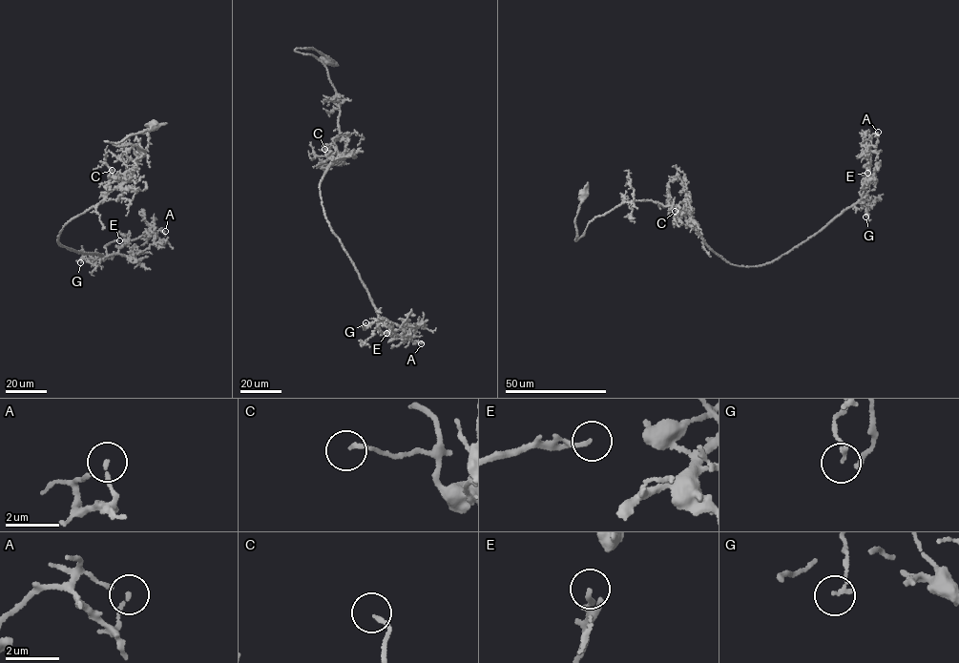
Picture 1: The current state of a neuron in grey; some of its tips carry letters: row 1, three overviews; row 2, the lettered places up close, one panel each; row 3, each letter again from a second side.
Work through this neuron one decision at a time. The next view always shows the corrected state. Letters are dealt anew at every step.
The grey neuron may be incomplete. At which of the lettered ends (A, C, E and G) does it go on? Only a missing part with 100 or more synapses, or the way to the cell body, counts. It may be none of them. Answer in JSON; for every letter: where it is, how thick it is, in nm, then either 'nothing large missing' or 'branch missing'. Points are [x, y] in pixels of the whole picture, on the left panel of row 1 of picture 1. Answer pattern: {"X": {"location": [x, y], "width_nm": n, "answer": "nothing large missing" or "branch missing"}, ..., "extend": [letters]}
{"A": {"location": [165, 231], "width_nm": 130, "answer": "nothing large missing"}, "C": {"location": [112, 170], "width_nm": 140, "answer": "nothing large missing"}, "E": {"location": [119, 240], "width_nm": 140, "answer": "branch missing"}, "G": {"location": [80, 262], "width_nm": 140, "answer": "nothing large missing"}, "extend": ["E"]}

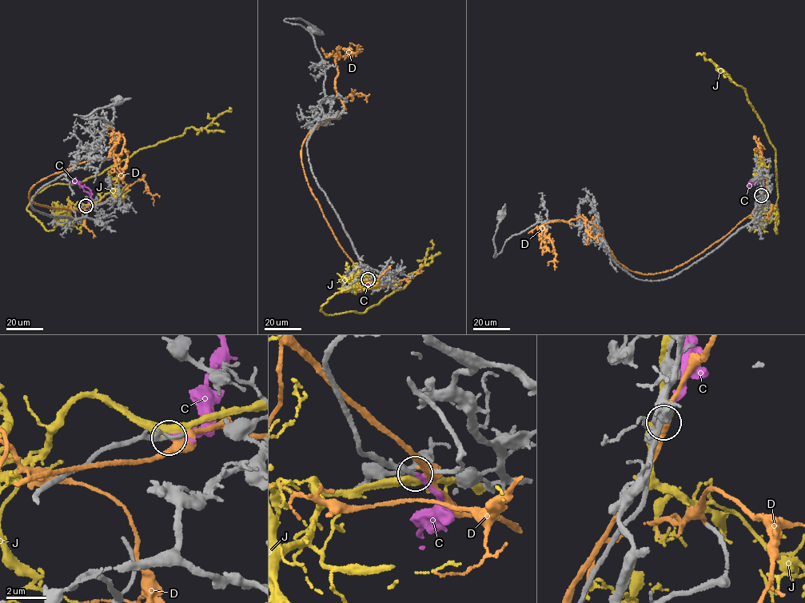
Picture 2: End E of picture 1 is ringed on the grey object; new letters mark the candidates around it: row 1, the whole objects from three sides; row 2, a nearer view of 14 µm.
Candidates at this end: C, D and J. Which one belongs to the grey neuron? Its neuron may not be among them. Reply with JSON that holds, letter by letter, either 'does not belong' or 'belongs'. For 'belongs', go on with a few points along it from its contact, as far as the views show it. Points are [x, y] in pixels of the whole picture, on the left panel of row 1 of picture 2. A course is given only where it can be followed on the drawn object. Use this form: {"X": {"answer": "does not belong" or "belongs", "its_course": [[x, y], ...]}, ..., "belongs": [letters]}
{"C": {"answer": "belongs", "its_course": [[85, 205], [89, 204], [90, 190], [75, 183]]}, "D": {"answer": "does not belong"}, "J": {"answer": "does not belong"}, "belongs": ["C"]}

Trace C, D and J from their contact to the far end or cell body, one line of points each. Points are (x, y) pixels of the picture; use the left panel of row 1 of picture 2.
C: (85, 205), (89, 204), (90, 190), (75, 183)
D: (86, 205), (52, 208), (29, 193), (53, 173), (104, 159), (118, 133), (126, 164), (120, 174), (112, 172)
J: (85, 205), (77, 202), (53, 230), (27, 210), (49, 185), (78, 183), (139, 149), (207, 126), (230, 108)

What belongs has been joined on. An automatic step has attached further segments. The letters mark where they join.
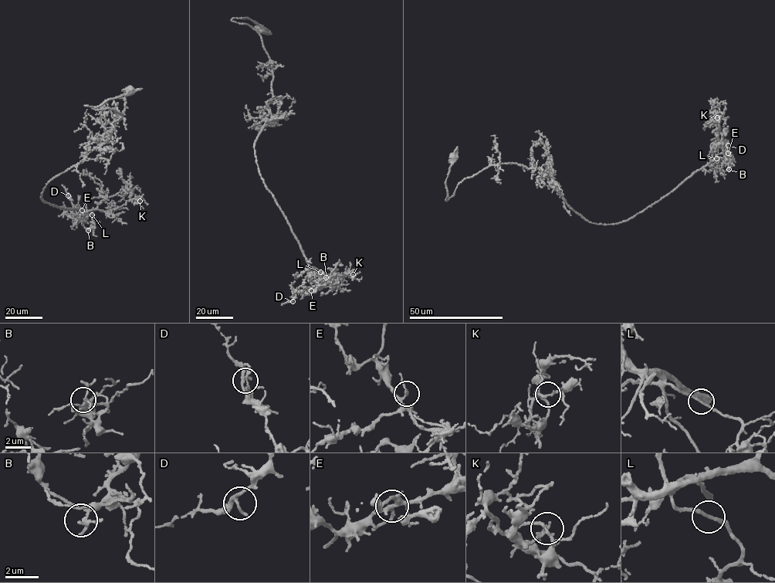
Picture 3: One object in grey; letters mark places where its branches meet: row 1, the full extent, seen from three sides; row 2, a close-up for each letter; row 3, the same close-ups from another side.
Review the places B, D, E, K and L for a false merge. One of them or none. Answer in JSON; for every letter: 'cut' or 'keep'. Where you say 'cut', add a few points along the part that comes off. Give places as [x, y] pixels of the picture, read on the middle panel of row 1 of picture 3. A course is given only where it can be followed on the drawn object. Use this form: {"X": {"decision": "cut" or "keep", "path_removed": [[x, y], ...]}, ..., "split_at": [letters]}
{"B": {"decision": "keep"}, "D": {"decision": "keep"}, "E": {"decision": "keep"}, "K": {"decision": "keep"}, "L": {"decision": "keep"}, "split_at": []}

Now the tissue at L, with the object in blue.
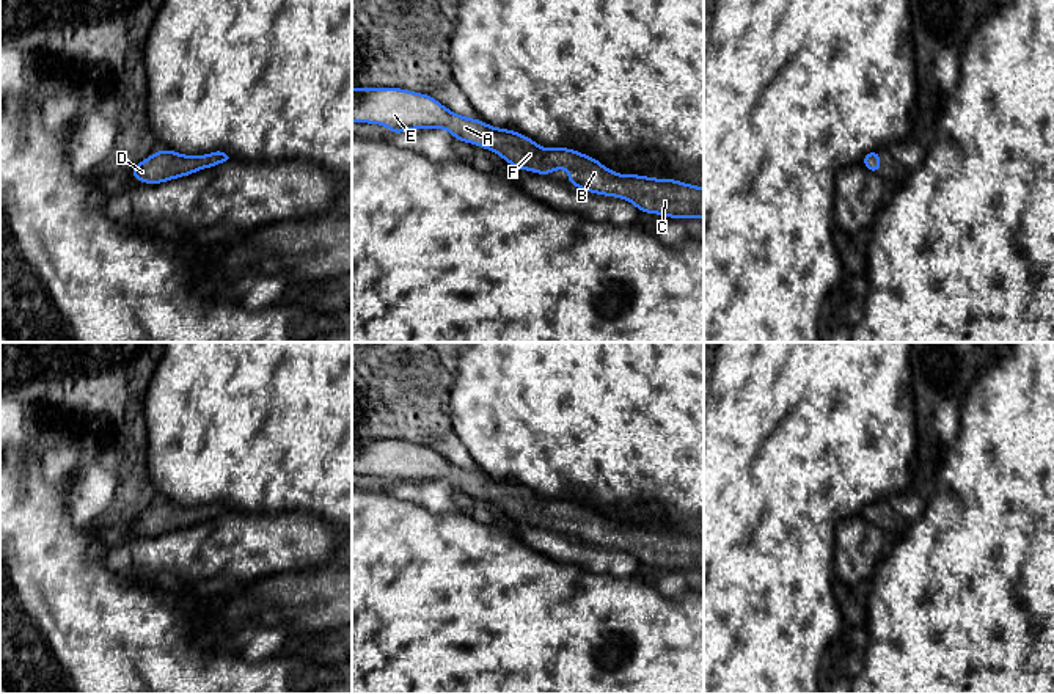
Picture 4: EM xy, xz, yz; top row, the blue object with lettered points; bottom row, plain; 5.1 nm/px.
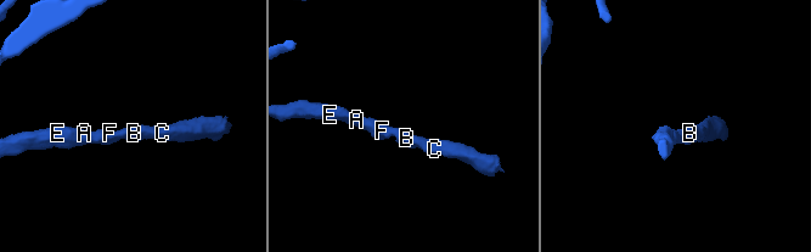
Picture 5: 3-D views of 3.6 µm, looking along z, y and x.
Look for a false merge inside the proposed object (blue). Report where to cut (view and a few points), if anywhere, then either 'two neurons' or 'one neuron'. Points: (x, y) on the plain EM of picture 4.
no cut | one neuron

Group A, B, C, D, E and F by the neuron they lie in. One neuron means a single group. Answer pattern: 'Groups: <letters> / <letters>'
Groups: A B C D E F

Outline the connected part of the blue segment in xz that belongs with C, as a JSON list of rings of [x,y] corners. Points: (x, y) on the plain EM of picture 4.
[[[352,440],[352,474],[380,476],[394,488],[408,480],[440,479],[451,484],[456,493],[495,502],[517,523],[551,528],[556,520],[567,520],[567,535],[584,543],[627,551],[644,565],[704,572],[704,539],[677,531],[614,524],[592,507],[570,499],[547,501],[520,484],[456,466],[430,446],[402,440]]]

